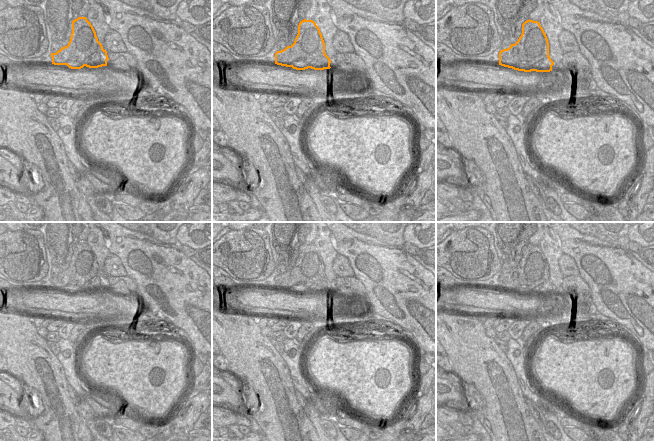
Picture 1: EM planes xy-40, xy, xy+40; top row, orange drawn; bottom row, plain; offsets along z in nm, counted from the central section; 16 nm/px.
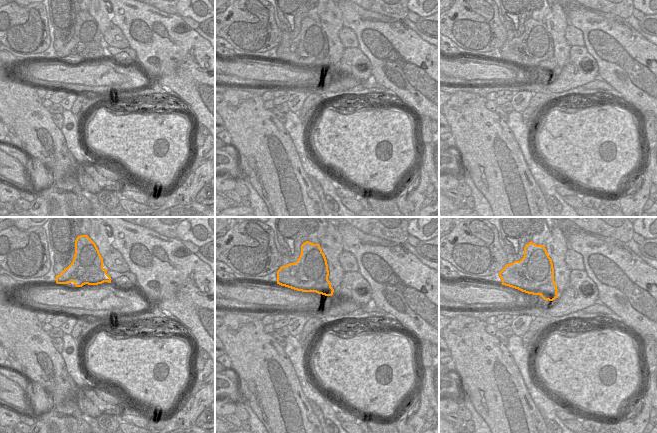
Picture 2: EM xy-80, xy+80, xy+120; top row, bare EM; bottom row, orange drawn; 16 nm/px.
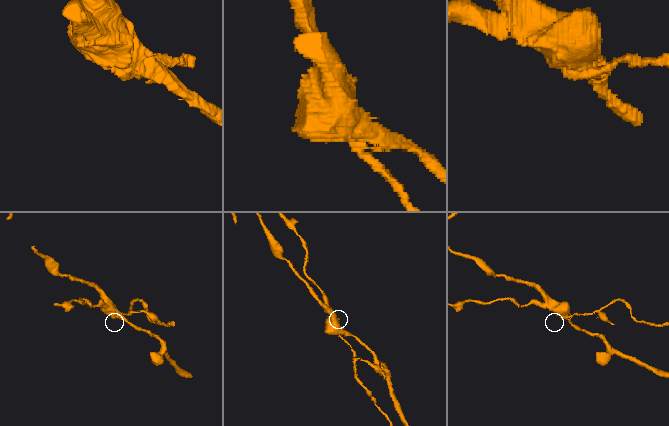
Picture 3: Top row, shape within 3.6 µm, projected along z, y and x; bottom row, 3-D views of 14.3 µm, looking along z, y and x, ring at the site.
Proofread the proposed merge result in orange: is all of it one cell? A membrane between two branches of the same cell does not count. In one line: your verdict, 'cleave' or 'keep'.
cleave

